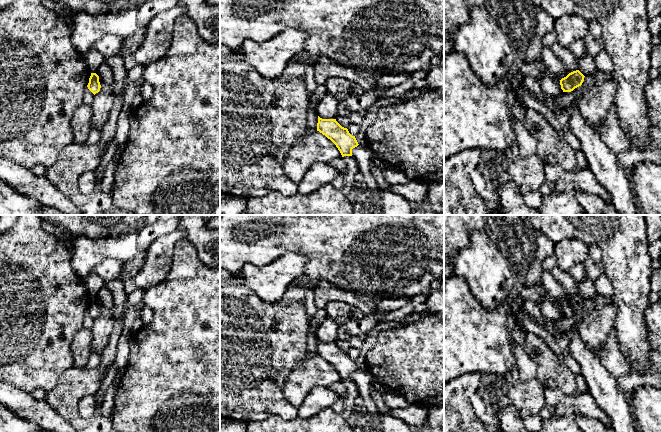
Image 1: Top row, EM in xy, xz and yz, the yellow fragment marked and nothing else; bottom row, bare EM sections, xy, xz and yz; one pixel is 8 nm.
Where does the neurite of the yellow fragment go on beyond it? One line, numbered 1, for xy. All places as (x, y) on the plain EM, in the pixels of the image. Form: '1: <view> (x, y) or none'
1: none

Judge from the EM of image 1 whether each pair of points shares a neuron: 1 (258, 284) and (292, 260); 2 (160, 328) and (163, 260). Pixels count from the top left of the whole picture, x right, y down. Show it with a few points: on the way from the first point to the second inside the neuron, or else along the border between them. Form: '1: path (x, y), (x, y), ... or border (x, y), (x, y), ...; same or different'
1: path (266, 281), (272, 280), (284, 268); same
2: border (171, 259), (167, 276), (146, 289); different

